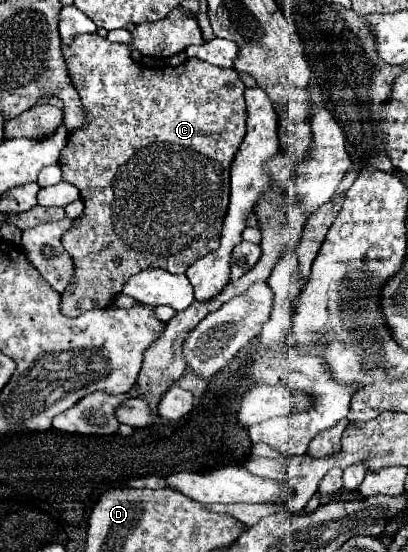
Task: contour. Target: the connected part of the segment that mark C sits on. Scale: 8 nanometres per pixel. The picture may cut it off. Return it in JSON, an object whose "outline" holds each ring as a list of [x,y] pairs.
{"outline":[[[82,34],[78,36],[70,46],[62,46],[64,60],[68,66],[70,80],[74,88],[80,94],[82,106],[86,110],[86,126],[82,130],[76,130],[70,134],[66,148],[60,156],[60,168],[62,178],[66,182],[72,182],[78,186],[82,202],[84,202],[84,214],[76,220],[76,224],[70,228],[68,234],[64,234],[62,244],[64,250],[72,256],[74,262],[74,278],[70,280],[70,286],[62,292],[60,310],[64,316],[80,316],[86,310],[92,308],[106,308],[112,304],[112,298],[122,292],[124,282],[134,276],[140,270],[146,268],[164,268],[174,274],[184,274],[192,262],[206,256],[208,252],[216,250],[220,244],[220,230],[224,216],[228,212],[228,198],[230,198],[230,164],[232,158],[244,138],[244,126],[246,126],[246,100],[244,100],[244,82],[240,80],[240,72],[234,68],[220,68],[214,64],[208,64],[198,58],[188,58],[184,64],[176,68],[146,68],[130,58],[130,48],[126,44],[116,44],[106,38],[100,38],[98,34]]]}

